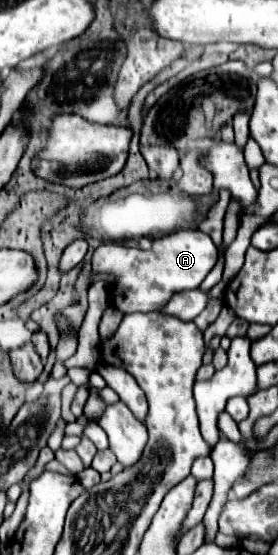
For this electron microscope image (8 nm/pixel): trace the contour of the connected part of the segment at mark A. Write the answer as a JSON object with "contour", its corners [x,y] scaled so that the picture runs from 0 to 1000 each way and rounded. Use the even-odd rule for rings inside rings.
{"contour":[[[665,413],[665,416],[594,423],[579,431],[558,431],[543,449],[529,449],[529,452],[421,441],[421,438],[378,438],[378,441],[349,445],[335,456],[335,492],[385,488],[385,492],[421,499],[421,510],[399,517],[399,550],[406,553],[421,553],[442,564],[493,564],[493,560],[522,564],[522,560],[565,560],[594,546],[594,539],[608,539],[615,528],[709,521],[723,514],[723,506],[745,499],[745,492],[766,485],[773,470],[781,470],[781,445],[759,434],[759,427],[723,420],[723,416]]]}

